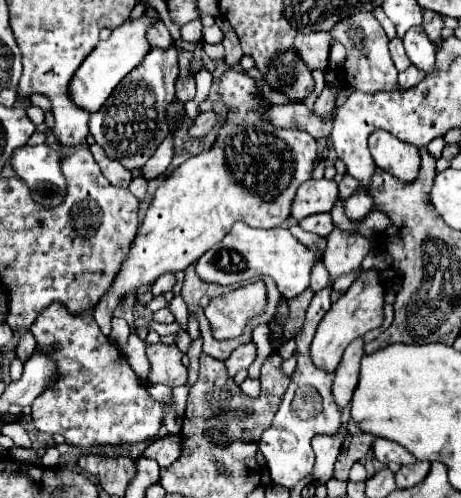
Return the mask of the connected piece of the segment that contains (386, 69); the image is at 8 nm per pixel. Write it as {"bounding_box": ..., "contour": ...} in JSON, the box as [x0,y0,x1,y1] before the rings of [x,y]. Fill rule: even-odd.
{"bounding_box":[329,11,399,93],"contour":[[[359,11],[359,13],[353,13],[351,17],[337,21],[329,33],[339,43],[343,43],[343,47],[347,49],[347,59],[345,59],[343,67],[339,69],[339,73],[349,89],[363,91],[363,93],[399,89],[399,83],[397,83],[399,71],[393,65],[389,49],[387,49],[389,39],[387,39],[381,23],[369,11]]]}

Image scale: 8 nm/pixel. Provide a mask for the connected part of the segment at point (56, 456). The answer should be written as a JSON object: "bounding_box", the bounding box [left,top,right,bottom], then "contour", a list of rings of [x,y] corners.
{"bounding_box":[42,446,60,467],"contour":[[[56,446],[46,448],[46,452],[42,458],[42,465],[44,467],[56,467],[59,465],[60,454]]]}

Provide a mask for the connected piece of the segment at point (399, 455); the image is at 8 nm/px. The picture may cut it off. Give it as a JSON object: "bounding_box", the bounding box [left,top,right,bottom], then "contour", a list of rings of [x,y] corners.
{"bounding_box":[373,439,417,465],"contour":[[[385,439],[373,441],[373,455],[383,465],[389,465],[389,463],[405,465],[405,463],[417,461],[407,449],[401,449],[401,445],[397,445],[395,441],[385,441]]]}

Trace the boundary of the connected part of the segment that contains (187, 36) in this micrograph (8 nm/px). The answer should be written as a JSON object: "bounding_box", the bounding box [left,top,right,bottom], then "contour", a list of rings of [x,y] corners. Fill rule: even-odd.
{"bounding_box":[181,19,203,43],"contour":[[[195,19],[195,21],[191,21],[189,25],[183,25],[183,27],[181,27],[181,39],[183,39],[183,41],[197,43],[199,37],[201,37],[201,31],[203,31],[201,19]]]}

